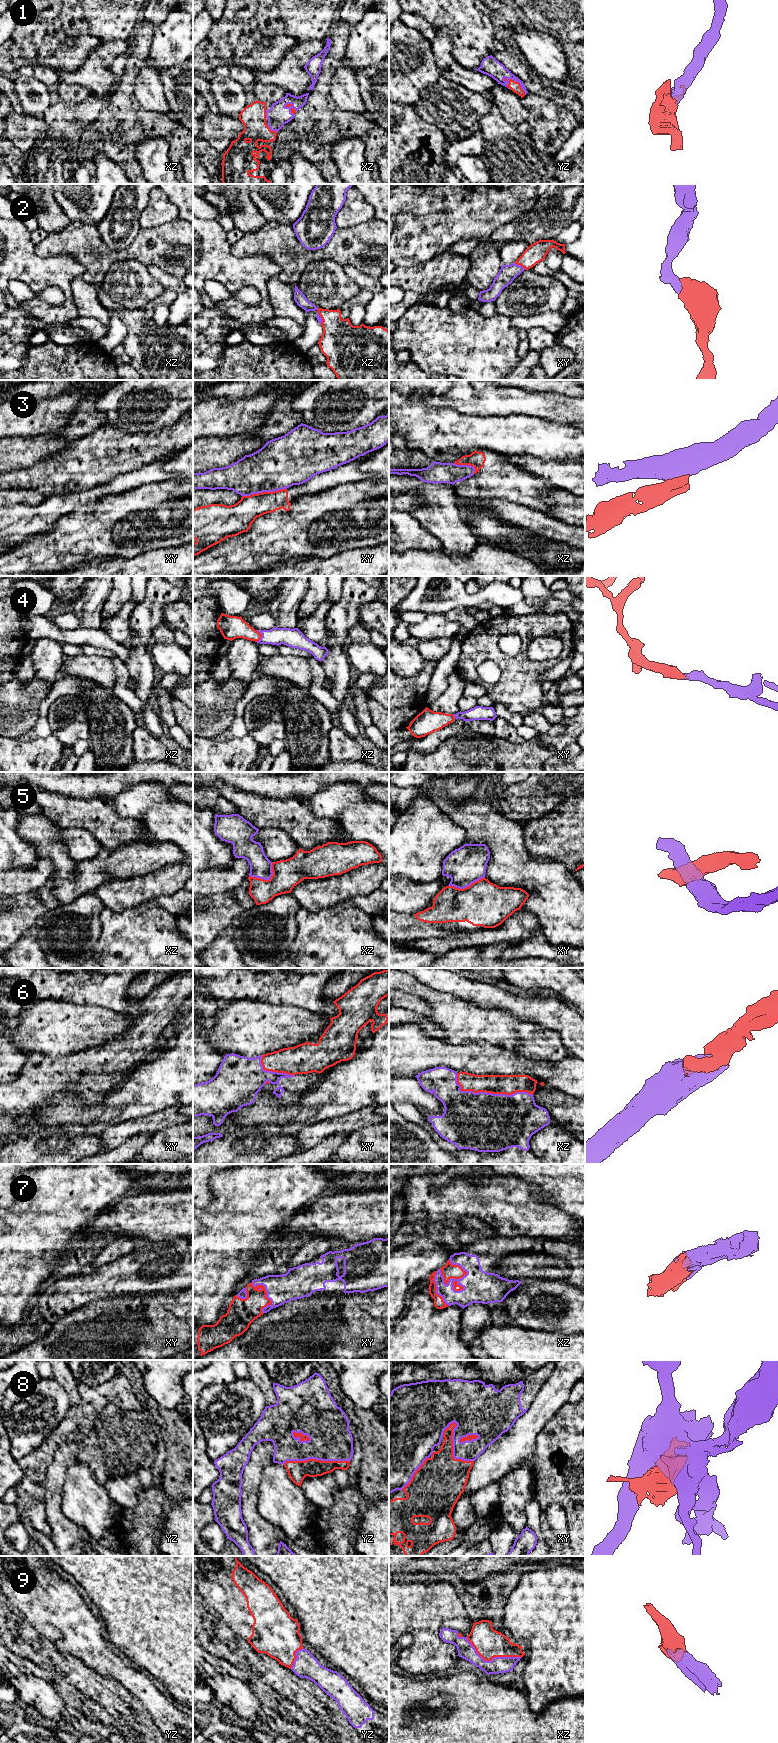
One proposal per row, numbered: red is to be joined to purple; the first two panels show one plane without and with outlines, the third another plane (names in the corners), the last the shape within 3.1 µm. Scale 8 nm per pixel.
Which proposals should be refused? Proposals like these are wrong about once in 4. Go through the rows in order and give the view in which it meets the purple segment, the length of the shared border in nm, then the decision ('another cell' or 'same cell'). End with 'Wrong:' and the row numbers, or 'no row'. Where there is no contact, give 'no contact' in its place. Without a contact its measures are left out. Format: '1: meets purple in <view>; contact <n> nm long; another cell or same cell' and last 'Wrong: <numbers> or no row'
1: meets purple in yz; contact 220 nm long; same cell
2: meets purple in xy; contact 110 nm long; same cell
3: meets purple in xy; contact 360 nm long; another cell
4: meets purple in xz; contact 100 nm long; same cell
5: meets purple in xz; contact 240 nm long; another cell
6: meets purple in xz; contact 650 nm long; same cell
7: meets purple in xz; contact 280 nm long; same cell
8: meets purple in xy; contact 360 nm long; another cell
9: meets purple in xz; contact 480 nm long; same cell
Wrong: 3, 5, 8

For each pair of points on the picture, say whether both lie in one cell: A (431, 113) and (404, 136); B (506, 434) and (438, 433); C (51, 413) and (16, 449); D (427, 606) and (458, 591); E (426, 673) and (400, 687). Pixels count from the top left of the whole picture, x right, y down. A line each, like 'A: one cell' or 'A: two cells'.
A: two cells
B: one cell
C: two cells
D: one cell
E: one cell

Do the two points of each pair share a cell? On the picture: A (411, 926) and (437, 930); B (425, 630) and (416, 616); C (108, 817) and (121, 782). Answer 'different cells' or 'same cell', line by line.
A: same cell
B: different cells
C: different cells

